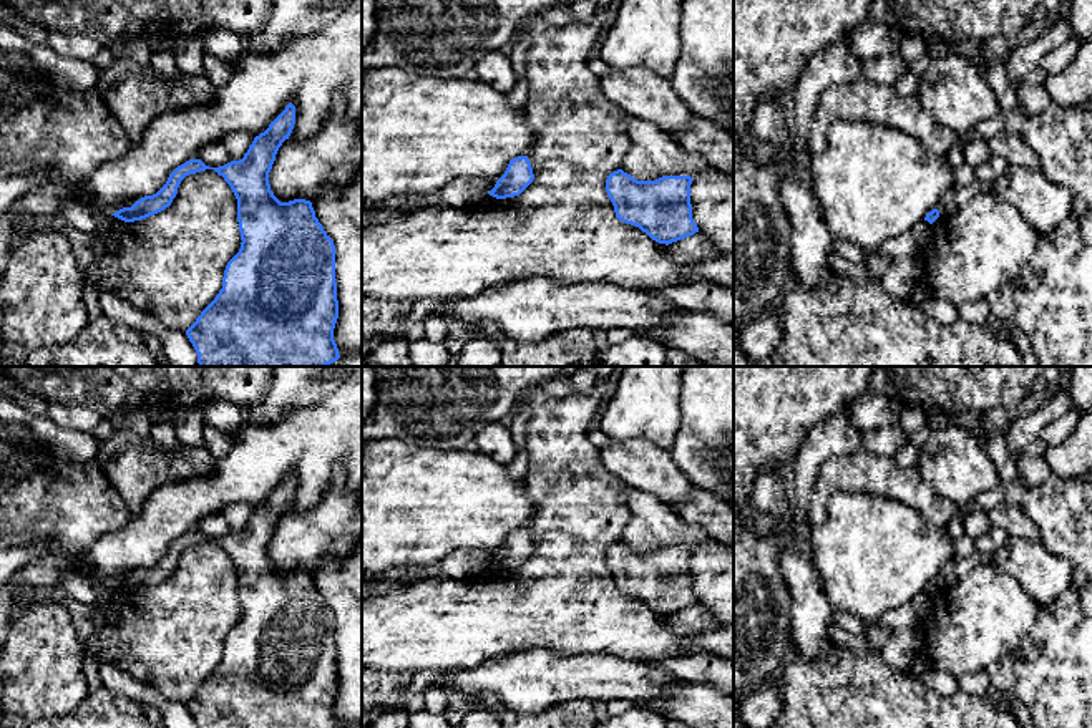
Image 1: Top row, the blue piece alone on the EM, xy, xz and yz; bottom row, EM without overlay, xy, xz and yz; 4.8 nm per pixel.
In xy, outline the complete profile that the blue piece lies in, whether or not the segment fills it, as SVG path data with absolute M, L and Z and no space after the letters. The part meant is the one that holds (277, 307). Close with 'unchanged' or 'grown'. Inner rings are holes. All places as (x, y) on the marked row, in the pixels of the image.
M289 103L269 128L254 138L242 159L219 167L189 159L169 174L156 194L111 214L124 222L154 216L171 206L186 176L206 169L214 169L231 186L237 199L242 242L226 265L222 289L186 330L199 366L327 366L340 358L334 340L339 318L334 240L315 217L310 201L280 202L269 184L275 154L289 139L294 124L295 106Z; unchanged

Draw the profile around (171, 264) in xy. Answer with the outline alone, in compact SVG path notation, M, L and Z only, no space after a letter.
M214 169L186 176L171 206L141 221L110 216L105 235L85 234L61 222L85 280L111 292L164 327L188 330L222 289L227 262L241 249L237 199Z

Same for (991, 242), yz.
M992 191L982 192L953 216L939 214L931 224L931 240L919 257L921 284L954 307L987 298L1027 265L1037 239L1034 227L1011 204Z

